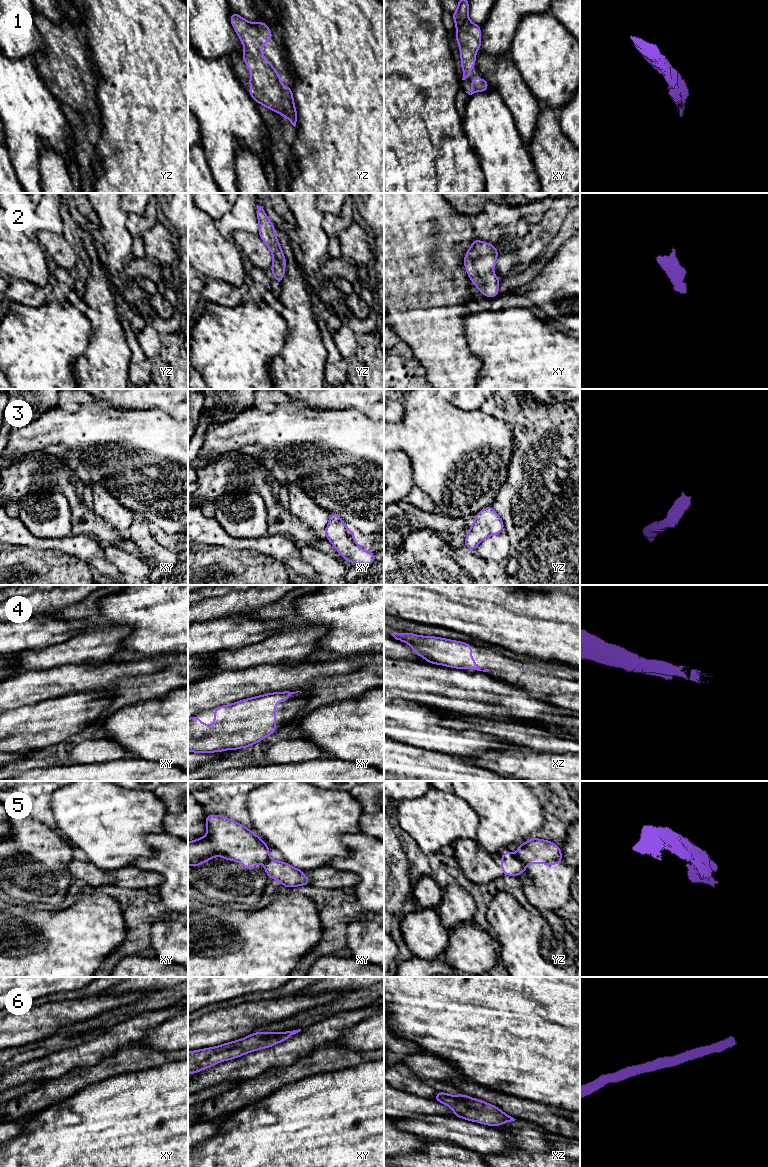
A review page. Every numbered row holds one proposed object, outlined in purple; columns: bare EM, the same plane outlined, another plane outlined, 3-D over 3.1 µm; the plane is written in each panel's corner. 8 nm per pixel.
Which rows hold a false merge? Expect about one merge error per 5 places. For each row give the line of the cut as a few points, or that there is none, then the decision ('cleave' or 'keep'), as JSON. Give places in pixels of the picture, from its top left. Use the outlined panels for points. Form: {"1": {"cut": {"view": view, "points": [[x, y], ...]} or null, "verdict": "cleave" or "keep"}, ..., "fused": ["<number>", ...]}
{"1": {"cut": null, "verdict": "keep"}, "2": {"cut": null, "verdict": "keep"}, "3": {"cut": null, "verdict": "keep"}, "4": {"cut": null, "verdict": "keep"}, "5": {"cut": {"view": "yz", "points": [[514, 855], [523, 863], [525, 868]]}, "verdict": "cleave"}, "6": {"cut": null, "verdict": "keep"}, "fused": ["5"]}

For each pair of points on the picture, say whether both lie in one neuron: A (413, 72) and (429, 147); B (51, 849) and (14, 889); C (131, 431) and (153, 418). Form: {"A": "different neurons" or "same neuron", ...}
{"A": "same neuron", "B": "same neuron", "C": "same neuron"}

